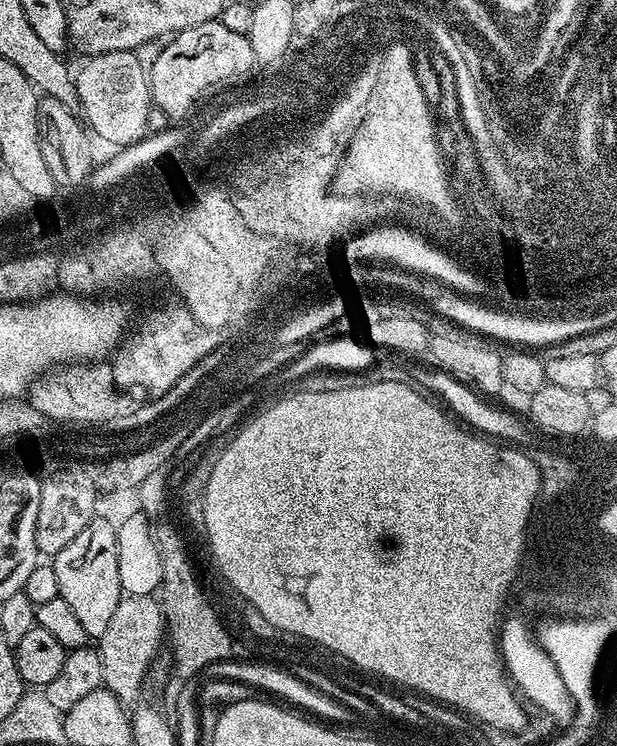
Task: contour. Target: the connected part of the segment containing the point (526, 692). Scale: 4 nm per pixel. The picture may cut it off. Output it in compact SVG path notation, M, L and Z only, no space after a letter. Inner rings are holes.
M513 607L501 623L499 642L505 669L526 700L532 700L550 717L558 720L562 728L567 728L572 725L576 714L575 702L560 676L557 665L539 644L533 627L530 628L529 620L529 613Z

